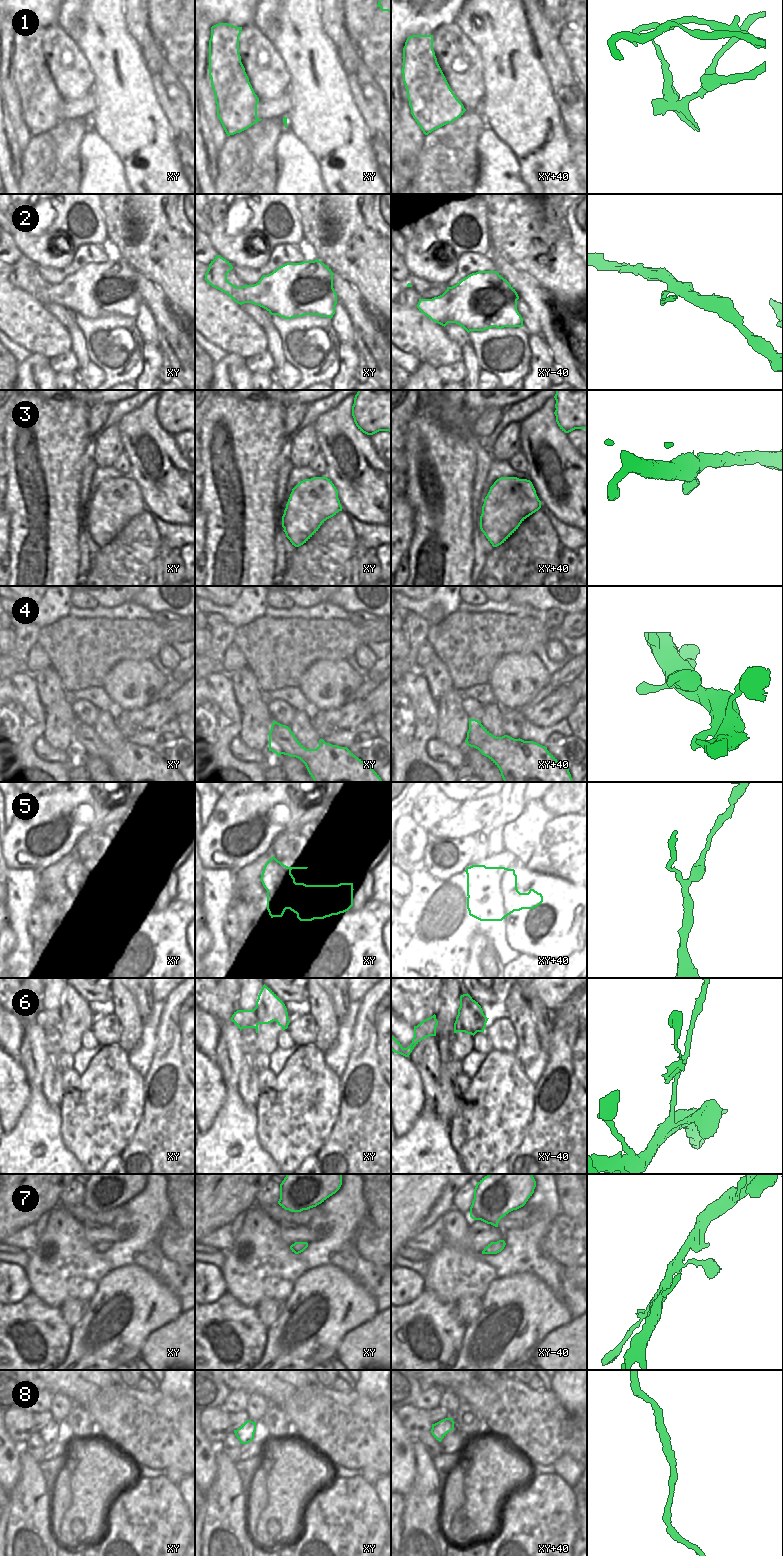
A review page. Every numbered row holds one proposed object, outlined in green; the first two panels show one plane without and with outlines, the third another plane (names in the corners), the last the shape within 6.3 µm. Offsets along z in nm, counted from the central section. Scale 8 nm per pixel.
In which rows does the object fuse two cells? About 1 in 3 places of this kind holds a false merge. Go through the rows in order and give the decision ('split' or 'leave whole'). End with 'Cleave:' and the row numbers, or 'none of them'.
1: split
2: leave whole
3: leave whole
4: leave whole
5: split
6: leave whole
7: leave whole
8: leave whole
Cleave: 1, 5

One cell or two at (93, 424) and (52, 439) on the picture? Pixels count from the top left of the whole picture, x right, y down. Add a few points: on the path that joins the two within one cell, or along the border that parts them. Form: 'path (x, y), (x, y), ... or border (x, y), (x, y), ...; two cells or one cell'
border (87, 407), (87, 429), (92, 436); two cells

